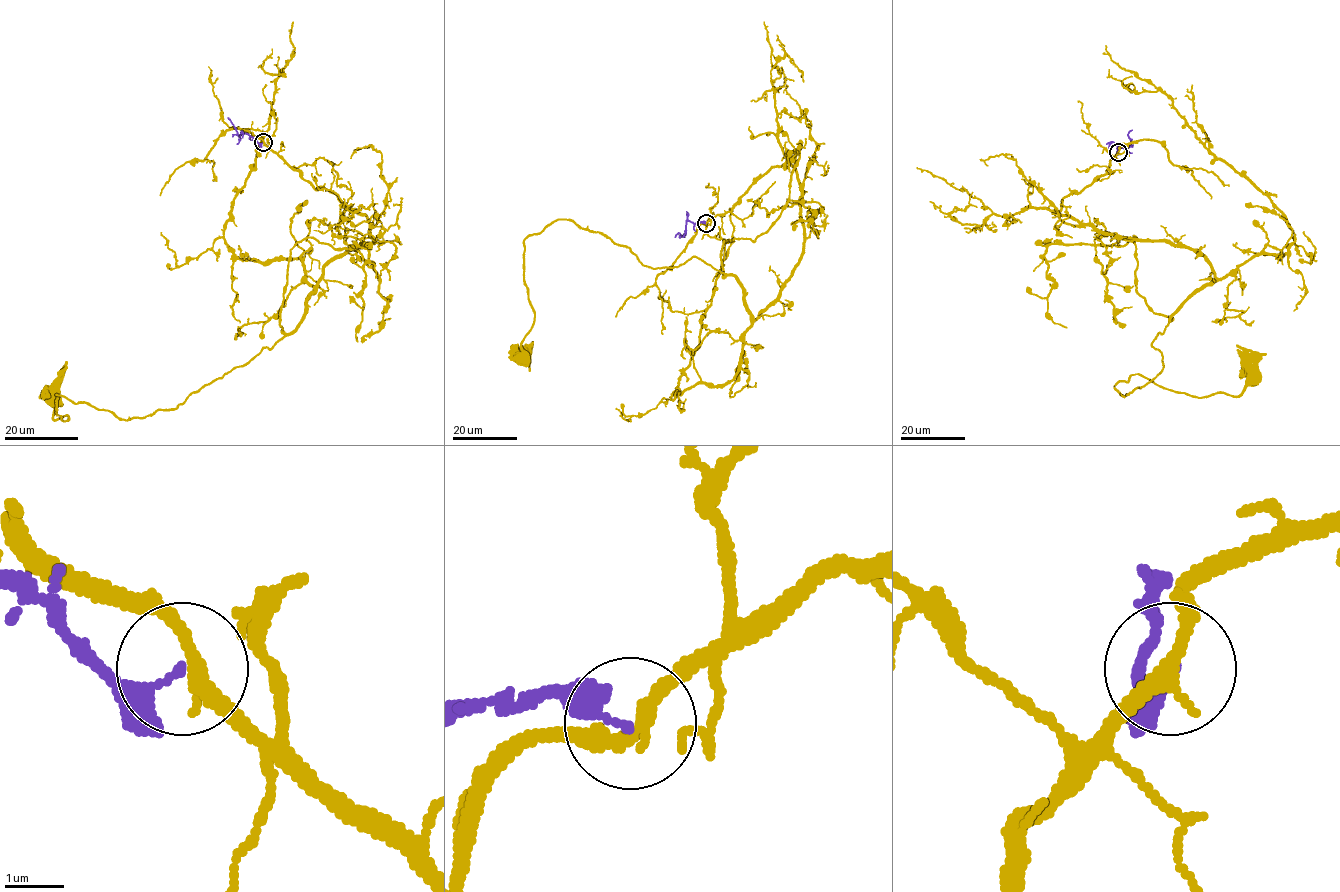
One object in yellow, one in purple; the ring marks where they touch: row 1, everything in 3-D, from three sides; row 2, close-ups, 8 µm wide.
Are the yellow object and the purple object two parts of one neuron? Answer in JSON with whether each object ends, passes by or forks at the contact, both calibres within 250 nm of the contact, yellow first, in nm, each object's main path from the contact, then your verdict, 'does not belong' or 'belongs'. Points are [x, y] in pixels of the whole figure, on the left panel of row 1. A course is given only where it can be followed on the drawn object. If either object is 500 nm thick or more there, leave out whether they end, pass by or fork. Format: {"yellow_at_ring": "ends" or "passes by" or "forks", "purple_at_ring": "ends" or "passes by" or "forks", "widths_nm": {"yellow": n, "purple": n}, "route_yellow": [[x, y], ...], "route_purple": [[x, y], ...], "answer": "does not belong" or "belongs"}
{"yellow_at_ring": "passes by", "purple_at_ring": "ends", "widths_nm": {"yellow": 280, "purple": 200}, "route_yellow": [[263, 143], [370, 230], [299, 241], [284, 335], [176, 408], [119, 419], [56, 395], [63, 420], [54, 399]], "route_purple": [[263, 143], [242, 133], [240, 139], [227, 117]], "answer": "does not belong"}

